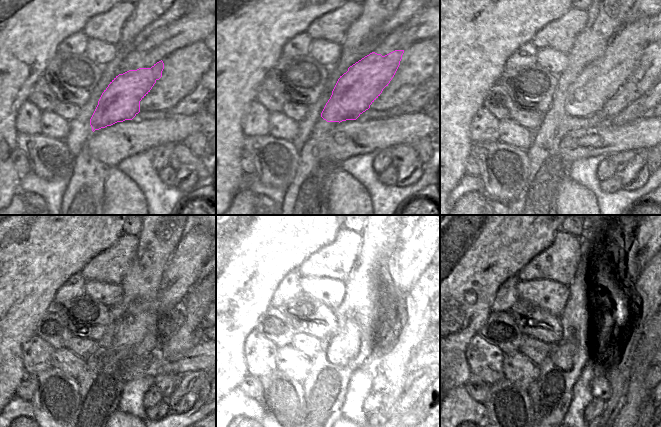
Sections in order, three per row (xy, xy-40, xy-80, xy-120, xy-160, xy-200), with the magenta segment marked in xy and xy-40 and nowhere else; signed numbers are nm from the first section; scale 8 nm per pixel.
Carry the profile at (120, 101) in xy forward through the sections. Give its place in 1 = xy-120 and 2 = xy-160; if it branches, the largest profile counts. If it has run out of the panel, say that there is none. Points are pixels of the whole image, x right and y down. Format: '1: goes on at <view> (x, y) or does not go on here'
1: goes on at xy-120 (183, 269)
2: goes on at xy-160 (413, 255)

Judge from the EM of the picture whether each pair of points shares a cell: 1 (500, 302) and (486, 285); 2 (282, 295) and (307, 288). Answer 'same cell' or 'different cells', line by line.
1: different cells
2: different cells

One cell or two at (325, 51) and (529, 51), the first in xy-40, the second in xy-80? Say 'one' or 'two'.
two

